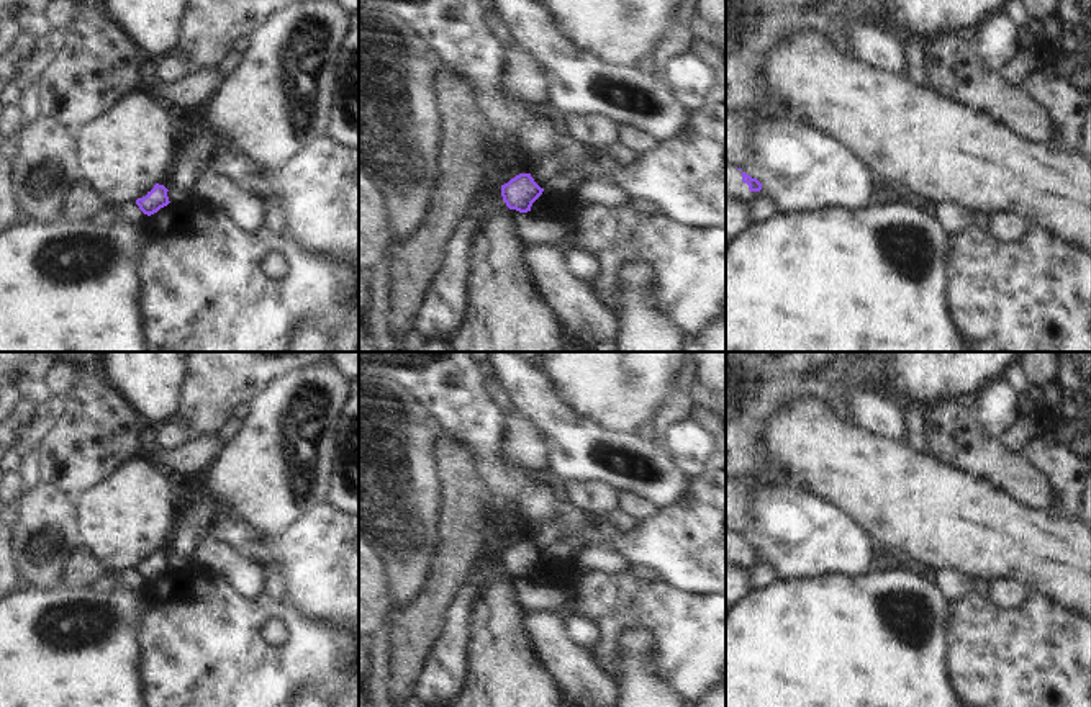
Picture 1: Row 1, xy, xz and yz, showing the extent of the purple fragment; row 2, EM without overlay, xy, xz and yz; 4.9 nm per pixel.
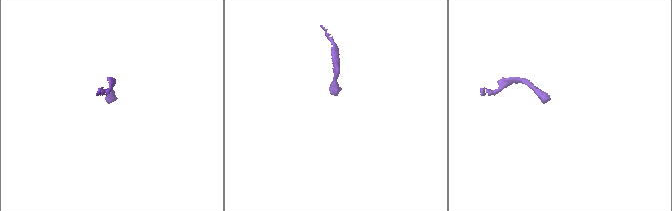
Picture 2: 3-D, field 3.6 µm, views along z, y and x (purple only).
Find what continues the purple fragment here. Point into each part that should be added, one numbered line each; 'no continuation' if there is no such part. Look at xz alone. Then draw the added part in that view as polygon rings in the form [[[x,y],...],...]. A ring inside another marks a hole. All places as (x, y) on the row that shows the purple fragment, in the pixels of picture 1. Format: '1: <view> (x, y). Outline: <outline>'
no continuation.

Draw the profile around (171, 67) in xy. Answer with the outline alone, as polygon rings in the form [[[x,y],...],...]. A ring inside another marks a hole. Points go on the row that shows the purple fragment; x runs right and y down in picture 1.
[[[177,51],[154,59],[149,64],[154,79],[162,83],[174,83],[195,70]]]

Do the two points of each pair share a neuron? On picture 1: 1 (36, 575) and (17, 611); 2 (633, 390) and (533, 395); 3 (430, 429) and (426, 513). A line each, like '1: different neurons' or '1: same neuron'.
1: different neurons
2: different neurons
3: same neuron

